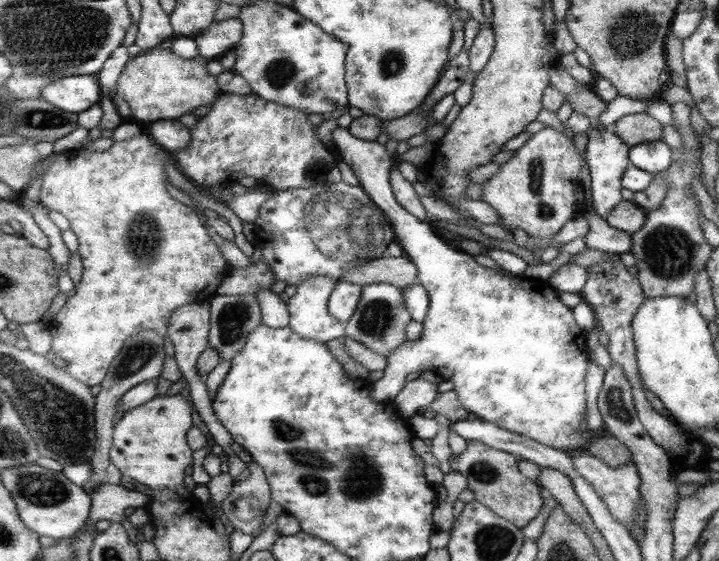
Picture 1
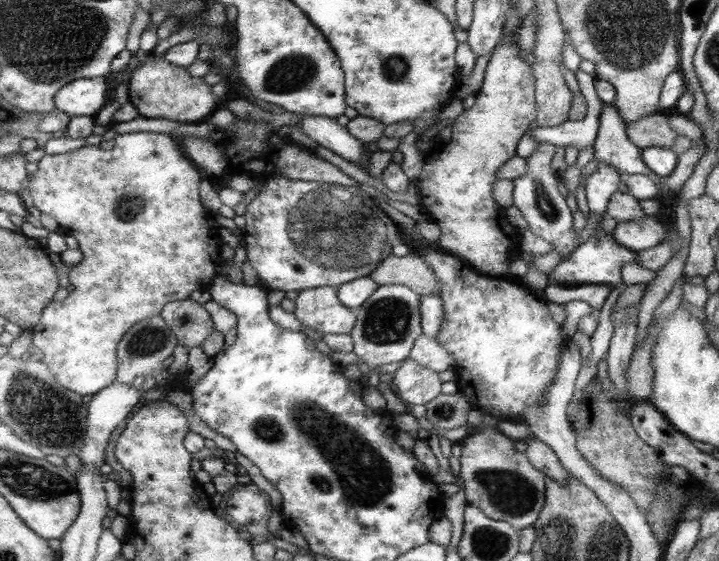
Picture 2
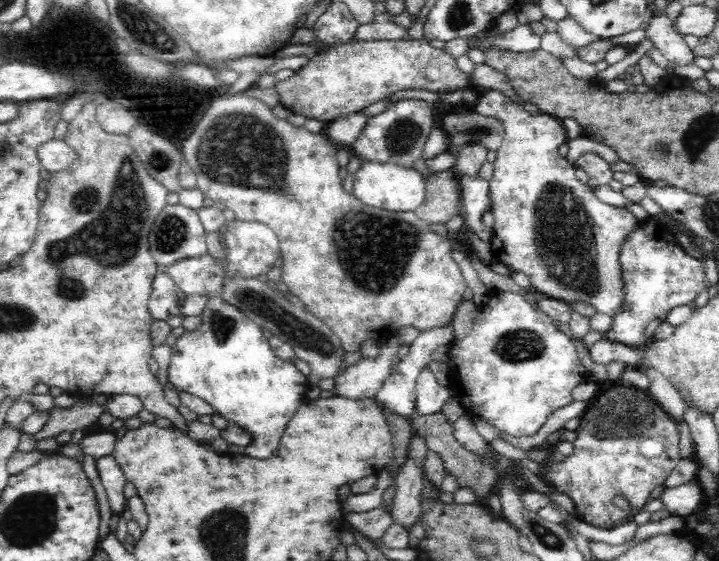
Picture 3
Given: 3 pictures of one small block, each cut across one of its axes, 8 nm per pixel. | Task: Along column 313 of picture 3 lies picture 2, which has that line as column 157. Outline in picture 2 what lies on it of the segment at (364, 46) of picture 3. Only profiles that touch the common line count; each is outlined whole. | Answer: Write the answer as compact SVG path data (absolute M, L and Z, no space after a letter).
M153 58L137 65L128 79L128 102L133 105L138 115L145 118L166 118L175 122L199 123L220 106L220 98L215 98L211 86L203 82L201 77L192 77L186 67L175 66L165 58Z

